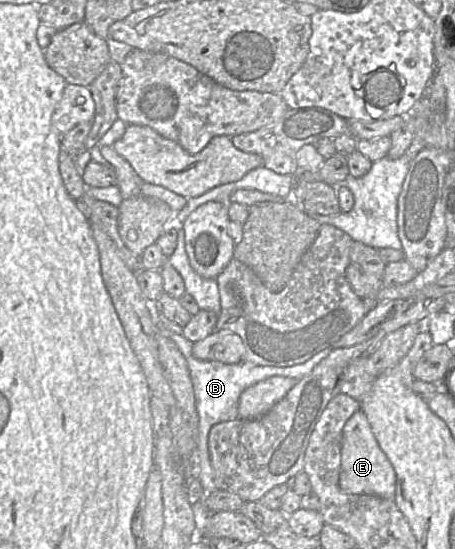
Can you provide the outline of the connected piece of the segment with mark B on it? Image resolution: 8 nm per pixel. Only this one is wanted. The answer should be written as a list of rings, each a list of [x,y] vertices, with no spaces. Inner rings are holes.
[[[151,305],[150,308],[151,318],[157,328],[157,331],[159,331],[163,336],[172,340],[177,345],[188,365],[195,396],[196,410],[199,417],[197,434],[199,466],[197,466],[196,478],[200,481],[205,494],[211,493],[215,490],[218,490],[215,485],[214,473],[208,450],[208,435],[211,427],[217,423],[231,421],[238,418],[239,397],[246,388],[272,376],[289,377],[299,381],[309,374],[318,363],[326,358],[332,352],[333,347],[329,346],[321,350],[302,364],[289,367],[262,366],[255,365],[250,362],[225,364],[218,361],[199,360],[192,354],[193,342],[186,339],[183,335],[177,335],[174,332],[168,330],[164,325],[162,325],[157,314],[152,310]]]

